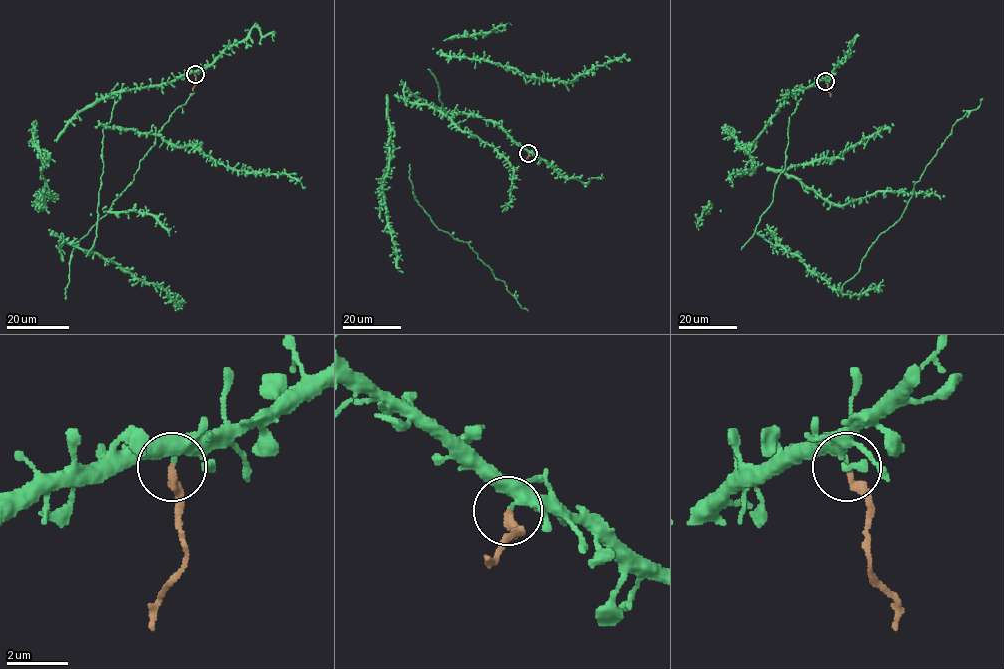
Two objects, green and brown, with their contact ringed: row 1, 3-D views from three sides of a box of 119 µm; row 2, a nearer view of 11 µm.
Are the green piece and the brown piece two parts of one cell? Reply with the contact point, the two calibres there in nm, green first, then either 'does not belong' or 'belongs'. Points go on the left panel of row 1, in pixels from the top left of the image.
at (195, 74); 280 nm thick on the green side, 260 nm on the other; does not belong

